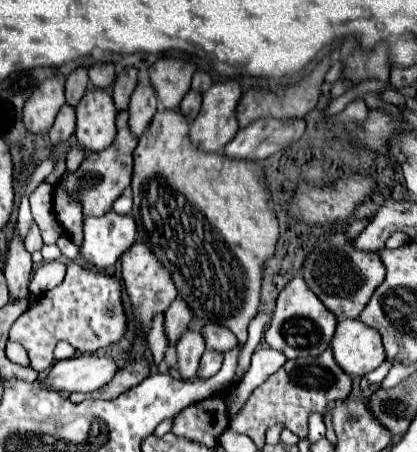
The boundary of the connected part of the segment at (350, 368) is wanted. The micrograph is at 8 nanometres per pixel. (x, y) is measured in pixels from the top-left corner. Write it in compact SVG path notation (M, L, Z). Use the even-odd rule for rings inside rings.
M342 319L338 323L332 337L332 351L338 365L348 375L358 377L374 371L386 359L380 333L360 319Z

